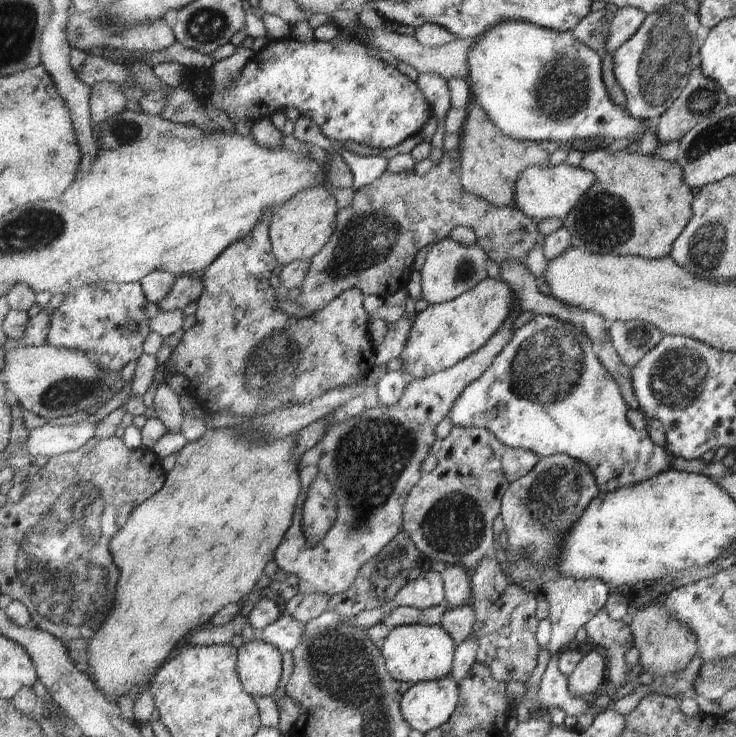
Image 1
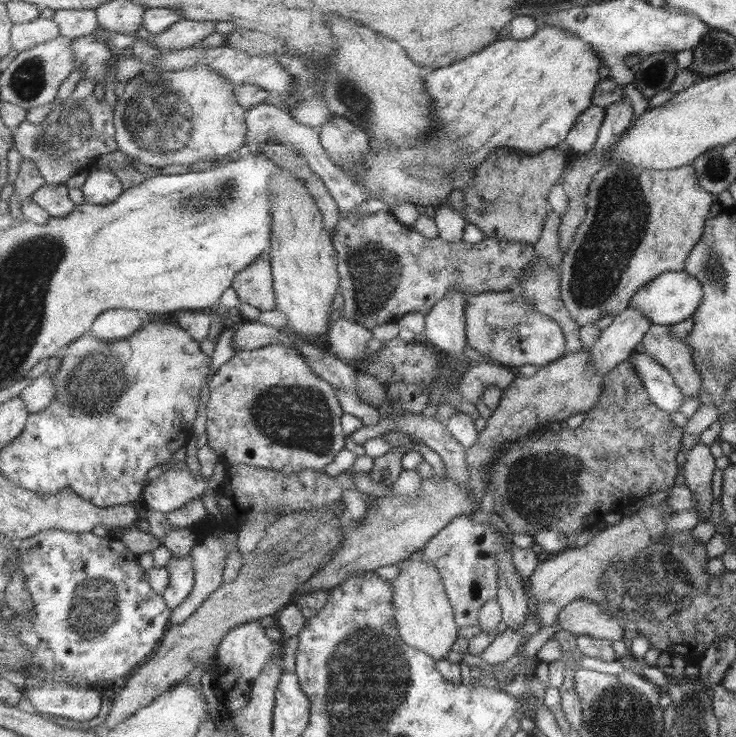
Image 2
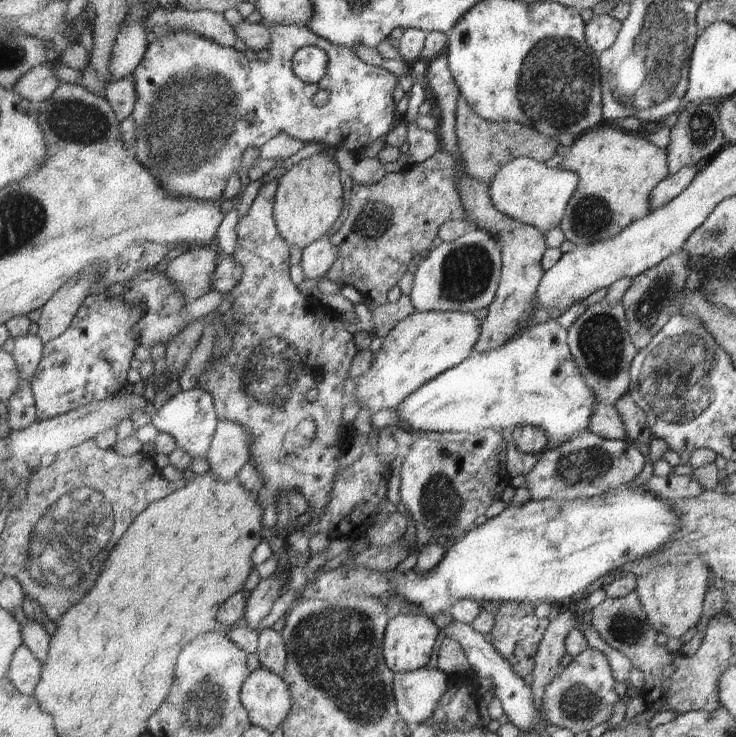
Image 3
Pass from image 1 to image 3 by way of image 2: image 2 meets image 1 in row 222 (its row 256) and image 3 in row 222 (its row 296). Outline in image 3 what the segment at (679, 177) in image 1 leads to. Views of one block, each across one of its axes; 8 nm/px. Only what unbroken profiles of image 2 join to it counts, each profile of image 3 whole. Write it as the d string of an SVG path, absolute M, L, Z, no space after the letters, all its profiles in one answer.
M600 124L594 130L586 131L577 138L573 145L567 148L562 162L556 169L566 169L575 172L577 186L567 202L565 215L562 217L558 228L563 234L564 240L575 246L603 242L613 236L617 236L623 228L627 228L631 222L643 218L649 214L649 192L655 188L660 181L668 177L666 154L664 149L659 149L650 143L647 138L639 136L638 133L629 133L611 126Z

